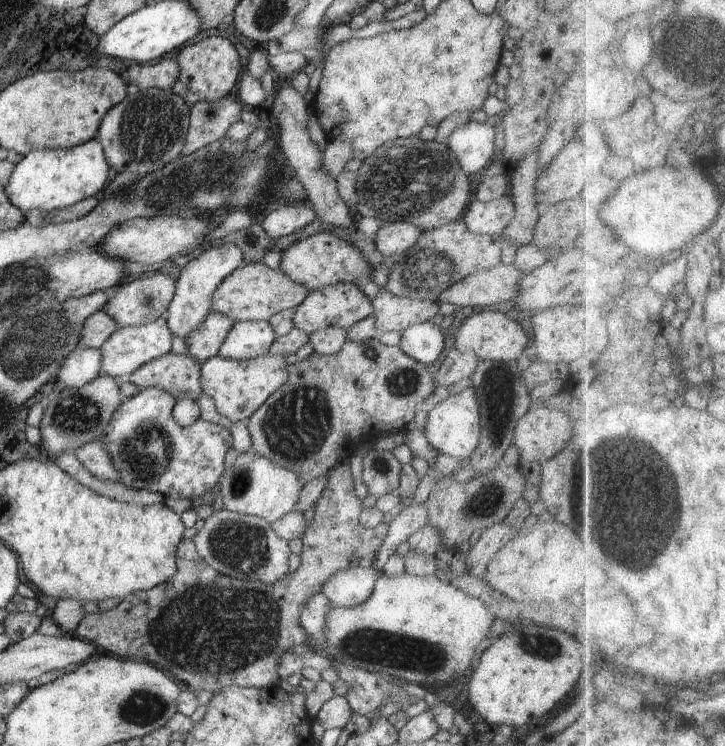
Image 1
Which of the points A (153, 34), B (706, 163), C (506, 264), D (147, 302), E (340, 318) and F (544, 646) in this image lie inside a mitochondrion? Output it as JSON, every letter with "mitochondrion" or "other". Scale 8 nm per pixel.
{"A":"other","B":"other","C":"other","D":"mitochondrion","E":"other","F":"mitochondrion"}

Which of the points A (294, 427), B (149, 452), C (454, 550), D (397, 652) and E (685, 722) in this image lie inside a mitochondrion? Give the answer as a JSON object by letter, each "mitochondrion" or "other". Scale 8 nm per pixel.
{"A":"mitochondrion","B":"mitochondrion","C":"other","D":"mitochondrion","E":"other"}

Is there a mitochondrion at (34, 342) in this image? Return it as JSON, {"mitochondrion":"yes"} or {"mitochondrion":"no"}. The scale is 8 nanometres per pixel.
{"mitochondrion":"yes"}

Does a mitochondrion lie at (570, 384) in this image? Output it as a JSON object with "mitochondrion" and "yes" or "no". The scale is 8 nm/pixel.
{"mitochondrion":"no"}

